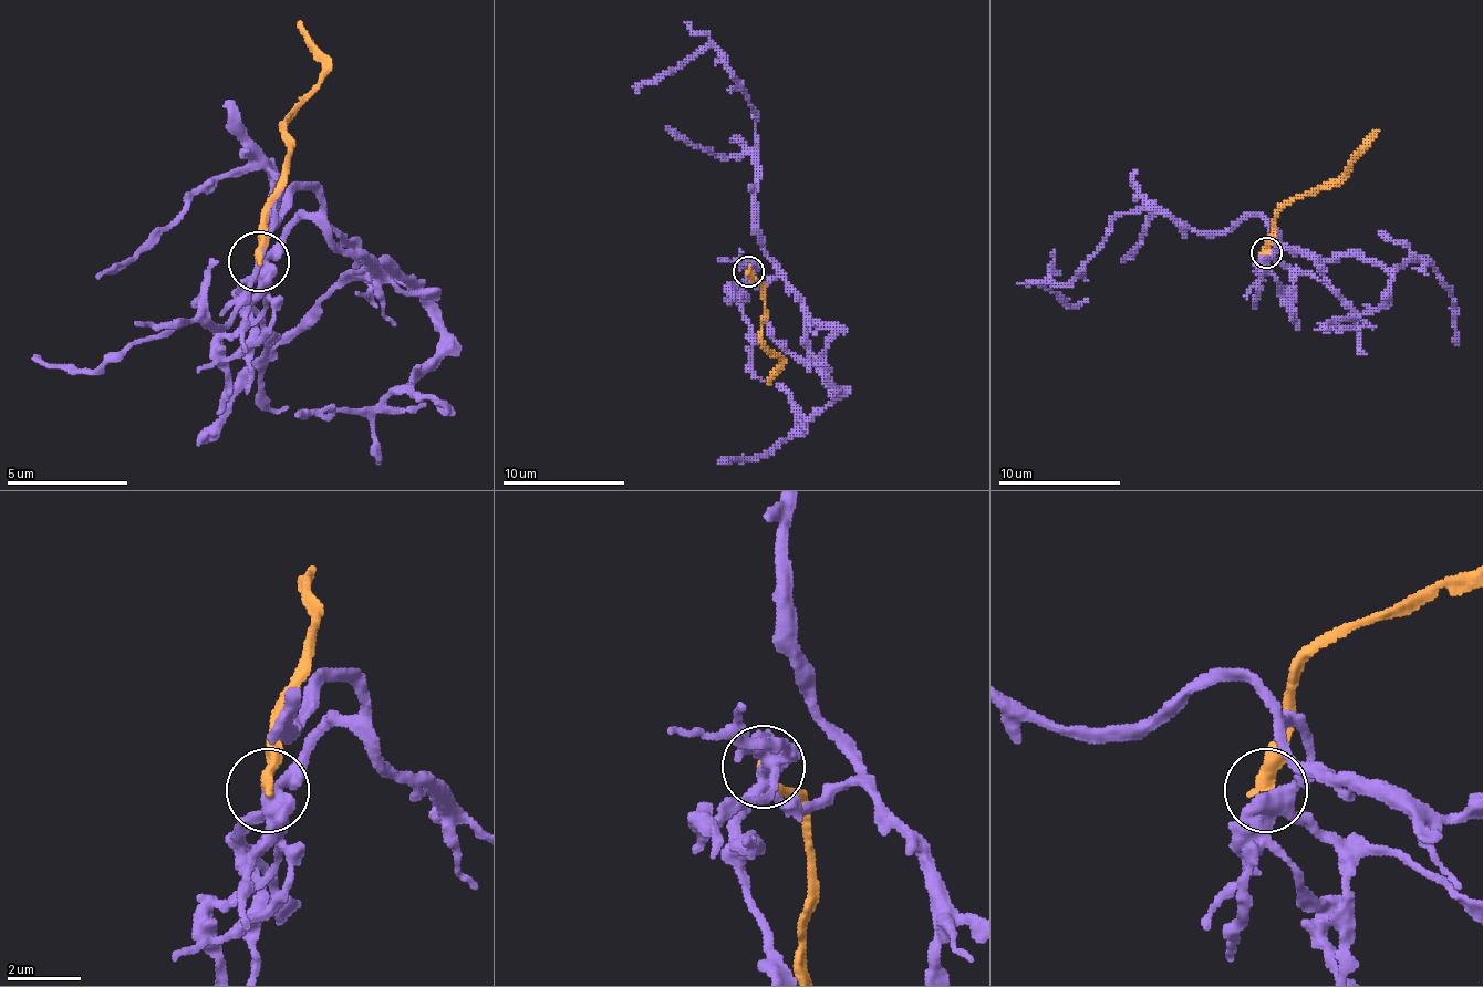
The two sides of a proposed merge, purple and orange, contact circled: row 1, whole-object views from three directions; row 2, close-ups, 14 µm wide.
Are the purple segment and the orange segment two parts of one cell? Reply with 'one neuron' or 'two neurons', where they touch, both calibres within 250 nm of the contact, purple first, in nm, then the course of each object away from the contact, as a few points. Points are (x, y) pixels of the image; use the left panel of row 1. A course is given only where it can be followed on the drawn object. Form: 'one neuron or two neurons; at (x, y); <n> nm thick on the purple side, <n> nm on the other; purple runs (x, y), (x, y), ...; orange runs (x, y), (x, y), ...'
two neurons; at (258, 261); 360 nm thick on the purple side, 320 nm on the other; purple runs (260, 262), (321, 203), (297, 190), (272, 220), (272, 178), (272, 238), (224, 323), (90, 372), (35, 354); orange runs (260, 262), (266, 196), (290, 166), (284, 117), (321, 81), (321, 51), (297, 20)

